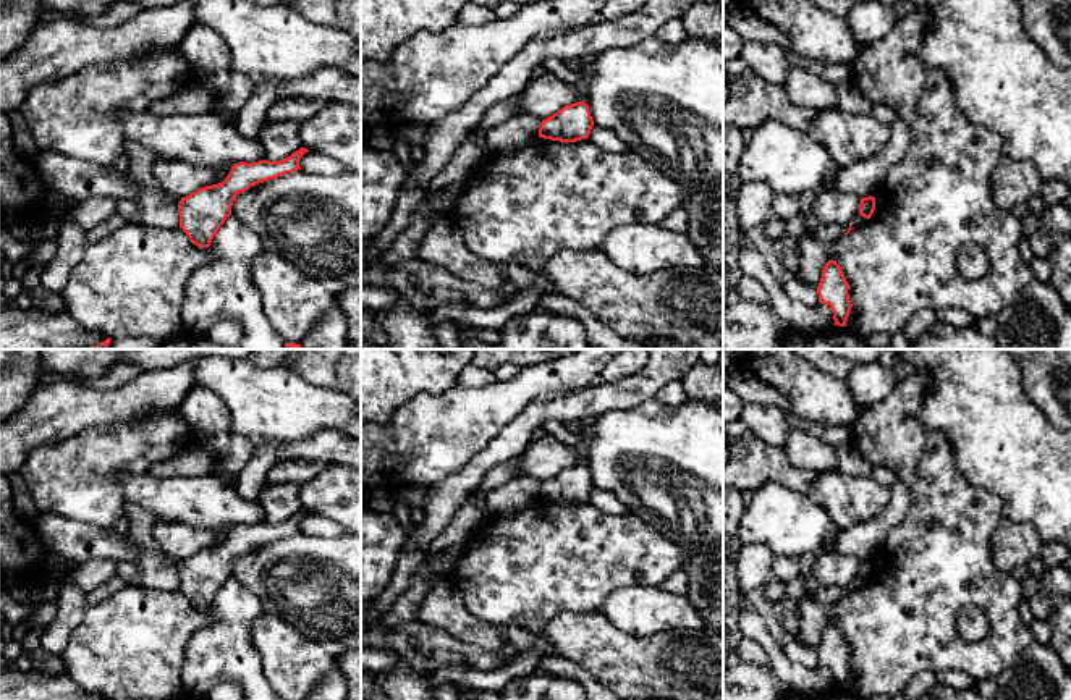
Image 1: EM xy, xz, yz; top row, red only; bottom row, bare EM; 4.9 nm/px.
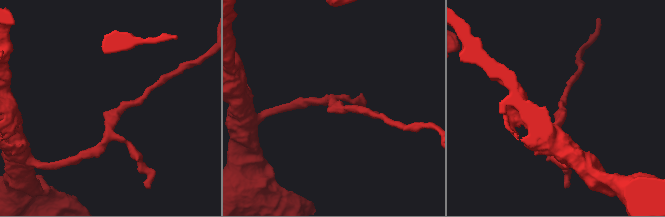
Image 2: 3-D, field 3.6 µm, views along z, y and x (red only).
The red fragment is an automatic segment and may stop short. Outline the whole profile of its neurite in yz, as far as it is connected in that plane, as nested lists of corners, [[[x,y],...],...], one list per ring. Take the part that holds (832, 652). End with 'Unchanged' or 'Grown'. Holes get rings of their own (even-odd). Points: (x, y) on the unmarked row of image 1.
[[[828,622],[822,632],[822,640],[817,648],[819,664],[827,666],[833,674],[833,687],[846,689],[851,674],[848,656],[849,647],[836,622]]]. Unchanged

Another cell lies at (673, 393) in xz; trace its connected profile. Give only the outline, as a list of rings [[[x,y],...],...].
[[[671,380],[655,396],[665,406],[681,406],[688,396],[681,380]]]

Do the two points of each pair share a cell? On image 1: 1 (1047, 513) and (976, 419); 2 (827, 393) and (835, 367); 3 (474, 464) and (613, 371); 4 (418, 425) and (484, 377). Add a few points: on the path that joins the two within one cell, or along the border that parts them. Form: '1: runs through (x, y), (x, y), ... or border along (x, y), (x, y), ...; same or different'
1: runs through (1047, 489), (1000, 442); same
2: border along (812, 366), (845, 382); different
3: border along (639, 369), (620, 380), (604, 382); different
4: border along (497, 379), (484, 385), (458, 387); different

